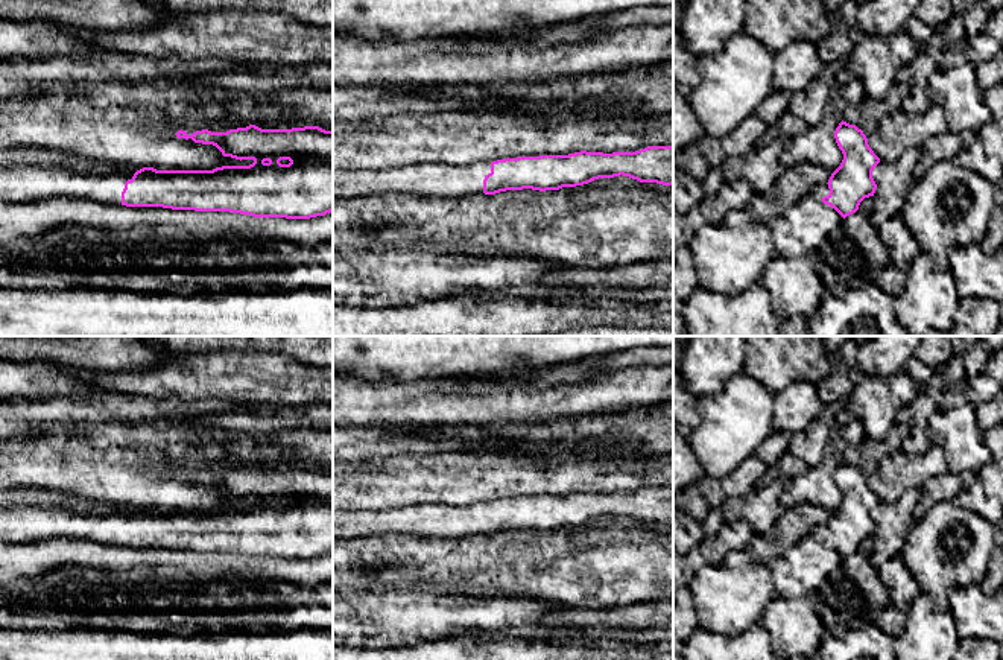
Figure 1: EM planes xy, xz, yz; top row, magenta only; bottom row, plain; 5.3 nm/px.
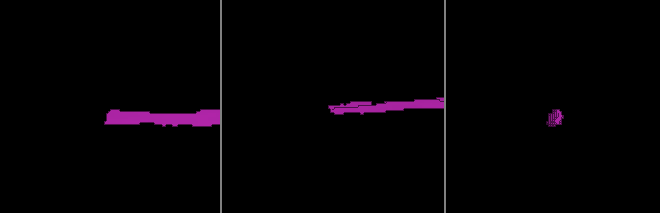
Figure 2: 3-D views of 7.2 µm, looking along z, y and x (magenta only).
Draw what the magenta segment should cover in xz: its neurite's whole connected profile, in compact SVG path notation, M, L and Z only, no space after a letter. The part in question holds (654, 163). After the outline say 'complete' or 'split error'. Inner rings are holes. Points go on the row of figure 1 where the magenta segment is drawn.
M647 146L635 152L581 151L518 157L465 167L421 164L384 172L333 169L333 198L388 193L460 198L523 189L546 192L620 175L640 182L673 186L673 146Z; split error

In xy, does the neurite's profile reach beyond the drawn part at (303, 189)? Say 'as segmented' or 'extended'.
extended

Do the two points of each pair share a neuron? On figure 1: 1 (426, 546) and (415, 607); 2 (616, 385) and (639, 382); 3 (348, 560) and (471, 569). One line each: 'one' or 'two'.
1: two
2: one
3: one

